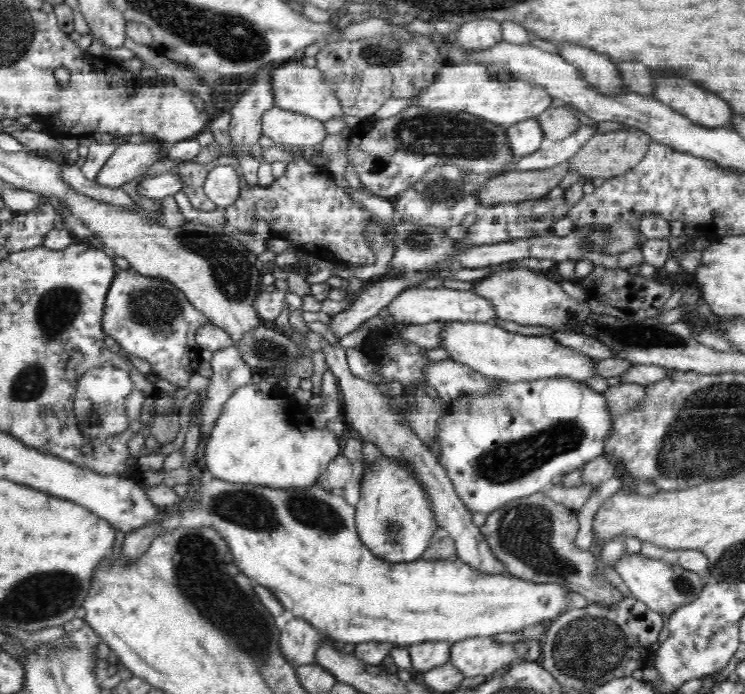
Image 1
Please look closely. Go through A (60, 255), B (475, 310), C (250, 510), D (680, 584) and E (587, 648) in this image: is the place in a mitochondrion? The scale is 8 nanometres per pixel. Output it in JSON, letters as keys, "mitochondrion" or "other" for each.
{"A":"other","B":"other","C":"mitochondrion","D":"mitochondrion","E":"mitochondrion"}

